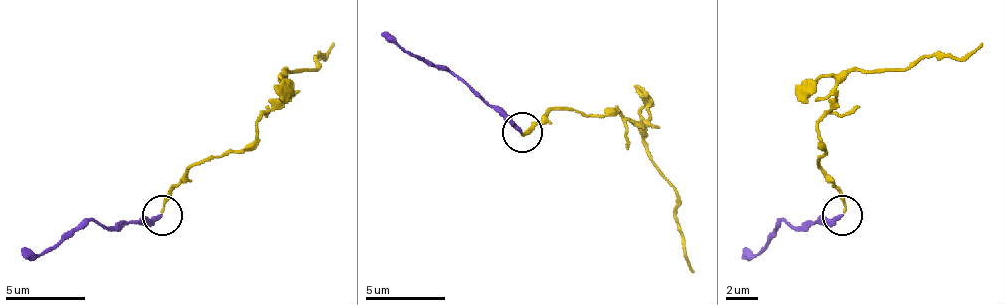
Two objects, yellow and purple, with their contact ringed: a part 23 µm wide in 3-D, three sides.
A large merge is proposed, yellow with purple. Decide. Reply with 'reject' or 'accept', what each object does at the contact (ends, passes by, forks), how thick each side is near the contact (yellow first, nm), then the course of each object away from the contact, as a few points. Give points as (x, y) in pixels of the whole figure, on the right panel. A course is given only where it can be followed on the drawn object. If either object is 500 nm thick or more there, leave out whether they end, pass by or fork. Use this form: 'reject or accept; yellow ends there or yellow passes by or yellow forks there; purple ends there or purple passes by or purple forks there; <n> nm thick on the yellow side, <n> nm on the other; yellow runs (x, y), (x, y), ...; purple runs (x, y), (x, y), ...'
reject; yellow ends there; purple ends there; 130 nm thick on the yellow side, 280 nm on the other; yellow runs (843, 212), (843, 192), (819, 168), (835, 88), (851, 72), (967, 60), (983, 44); purple runs (843, 216), (803, 228), (783, 220), (755, 256), (743, 248)

